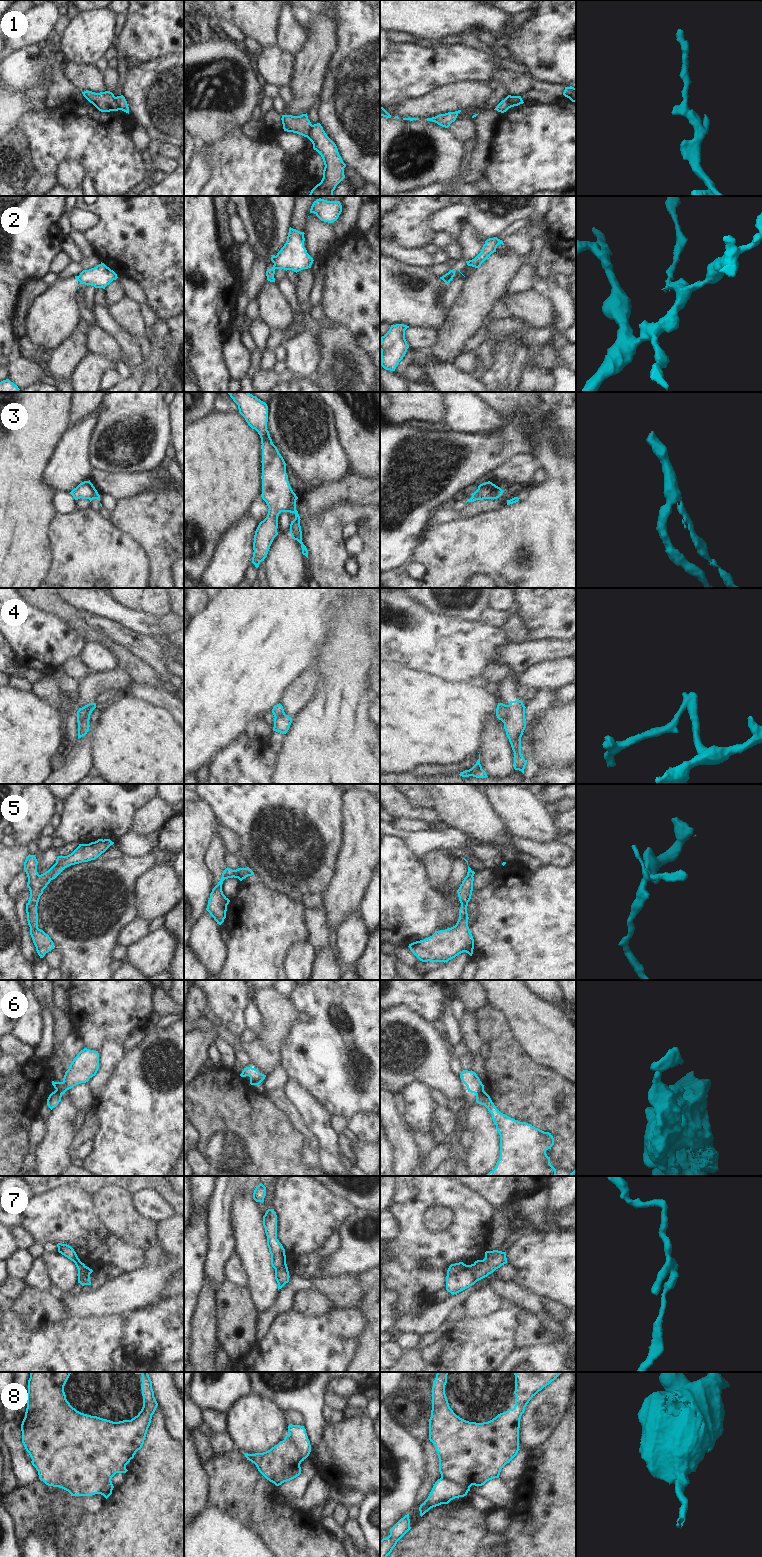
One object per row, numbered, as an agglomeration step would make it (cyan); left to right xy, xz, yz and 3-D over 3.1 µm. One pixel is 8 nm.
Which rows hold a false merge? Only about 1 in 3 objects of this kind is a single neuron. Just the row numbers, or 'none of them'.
1, 2, 3, 4, 6, 7, 8

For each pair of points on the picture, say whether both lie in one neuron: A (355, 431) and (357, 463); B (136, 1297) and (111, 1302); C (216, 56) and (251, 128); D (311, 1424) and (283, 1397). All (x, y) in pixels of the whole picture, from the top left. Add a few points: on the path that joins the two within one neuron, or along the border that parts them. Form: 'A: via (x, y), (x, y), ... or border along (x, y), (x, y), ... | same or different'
A: via (357, 439), (357, 455) | same
B: via (130, 1297), (117, 1297) | same
C: border along (255, 114), (239, 129) | different
D: via (310, 1415), (292, 1397) | same

